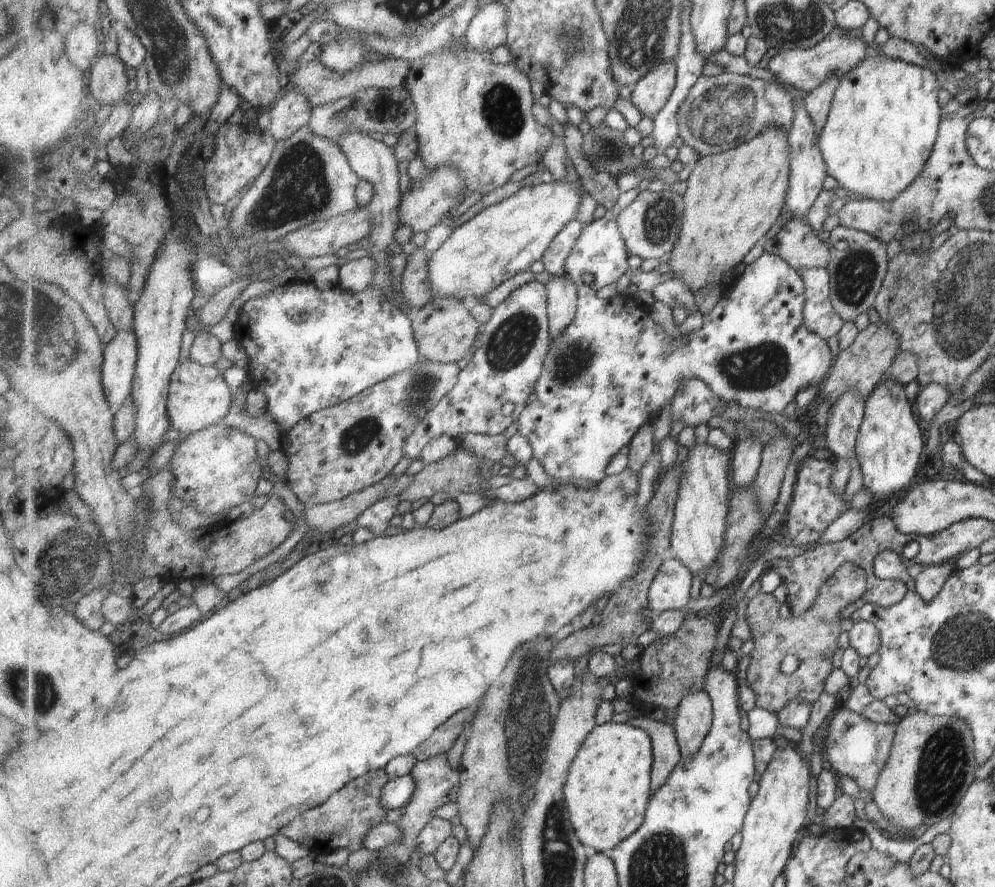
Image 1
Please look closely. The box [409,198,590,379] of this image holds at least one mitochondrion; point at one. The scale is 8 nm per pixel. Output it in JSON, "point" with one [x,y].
{"point":[513,339]}

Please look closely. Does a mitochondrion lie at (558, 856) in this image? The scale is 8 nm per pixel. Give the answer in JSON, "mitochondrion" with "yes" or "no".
{"mitochondrion":"yes"}

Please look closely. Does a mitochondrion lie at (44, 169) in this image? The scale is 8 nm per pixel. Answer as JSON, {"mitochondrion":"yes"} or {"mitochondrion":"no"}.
{"mitochondrion":"no"}

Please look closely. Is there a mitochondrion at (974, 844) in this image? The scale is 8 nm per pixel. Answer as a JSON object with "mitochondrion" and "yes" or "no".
{"mitochondrion":"no"}

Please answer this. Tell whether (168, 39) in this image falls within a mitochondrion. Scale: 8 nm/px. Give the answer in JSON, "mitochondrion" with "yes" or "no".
{"mitochondrion":"yes"}

